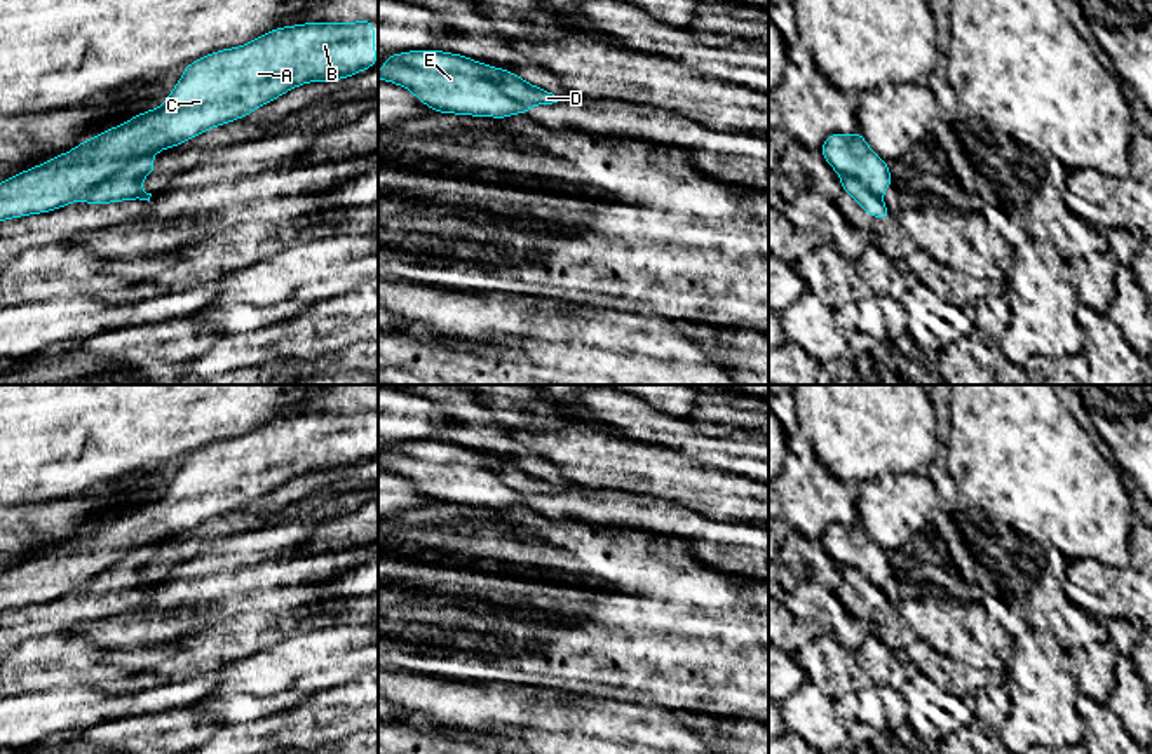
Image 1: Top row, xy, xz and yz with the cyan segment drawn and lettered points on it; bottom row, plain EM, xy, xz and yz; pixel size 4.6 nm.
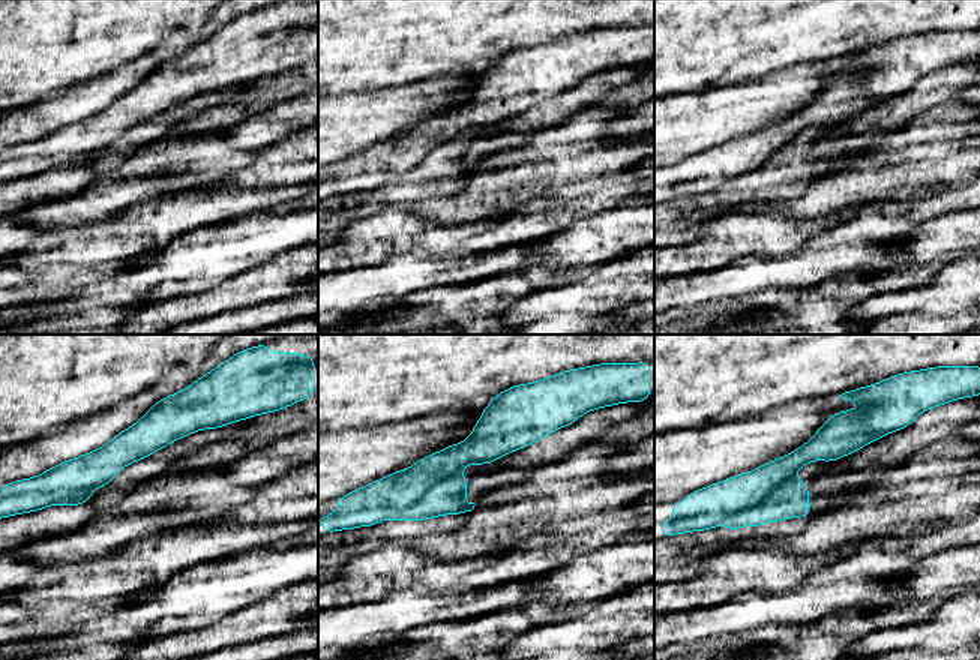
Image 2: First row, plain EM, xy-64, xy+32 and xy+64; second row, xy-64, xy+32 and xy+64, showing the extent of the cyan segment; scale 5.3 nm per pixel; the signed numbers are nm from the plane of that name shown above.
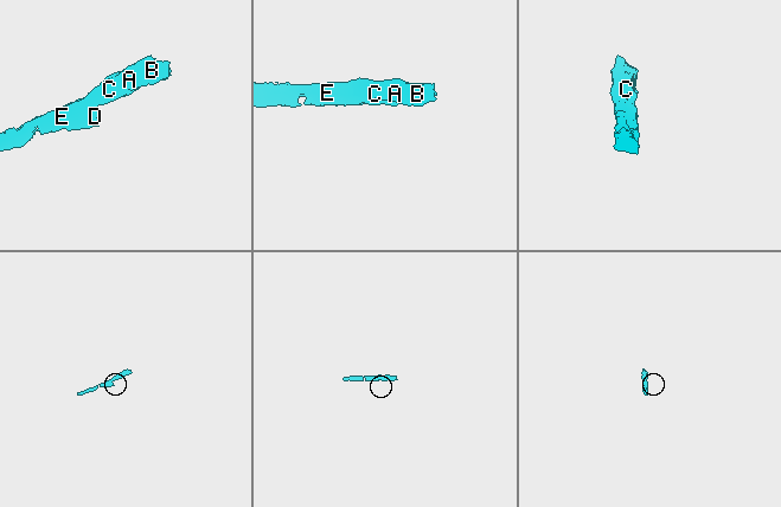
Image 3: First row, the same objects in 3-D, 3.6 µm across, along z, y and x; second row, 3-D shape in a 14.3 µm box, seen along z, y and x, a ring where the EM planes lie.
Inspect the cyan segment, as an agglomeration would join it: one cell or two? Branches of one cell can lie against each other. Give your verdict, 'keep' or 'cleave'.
cleave

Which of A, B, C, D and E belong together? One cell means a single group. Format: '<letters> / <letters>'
A B C E / D

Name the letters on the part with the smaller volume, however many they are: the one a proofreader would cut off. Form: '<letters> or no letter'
D

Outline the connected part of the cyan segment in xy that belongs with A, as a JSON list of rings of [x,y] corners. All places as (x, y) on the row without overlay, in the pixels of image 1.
[[[303,413],[211,442],[183,458],[166,493],[0,573],[0,611],[82,590],[139,547],[178,536],[308,472],[369,460],[375,414]]]

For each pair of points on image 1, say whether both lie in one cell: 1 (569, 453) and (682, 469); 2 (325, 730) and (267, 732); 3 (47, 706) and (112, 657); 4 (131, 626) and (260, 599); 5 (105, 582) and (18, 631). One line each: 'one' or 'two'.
1: one
2: one
3: two
4: one
5: one

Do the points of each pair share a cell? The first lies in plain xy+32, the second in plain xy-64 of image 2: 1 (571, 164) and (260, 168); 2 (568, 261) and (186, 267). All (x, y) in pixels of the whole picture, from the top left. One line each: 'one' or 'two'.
1: two
2: one

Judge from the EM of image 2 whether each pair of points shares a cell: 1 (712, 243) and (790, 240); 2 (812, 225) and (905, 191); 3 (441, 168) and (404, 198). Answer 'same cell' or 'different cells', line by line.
1: same cell
2: different cells
3: same cell

